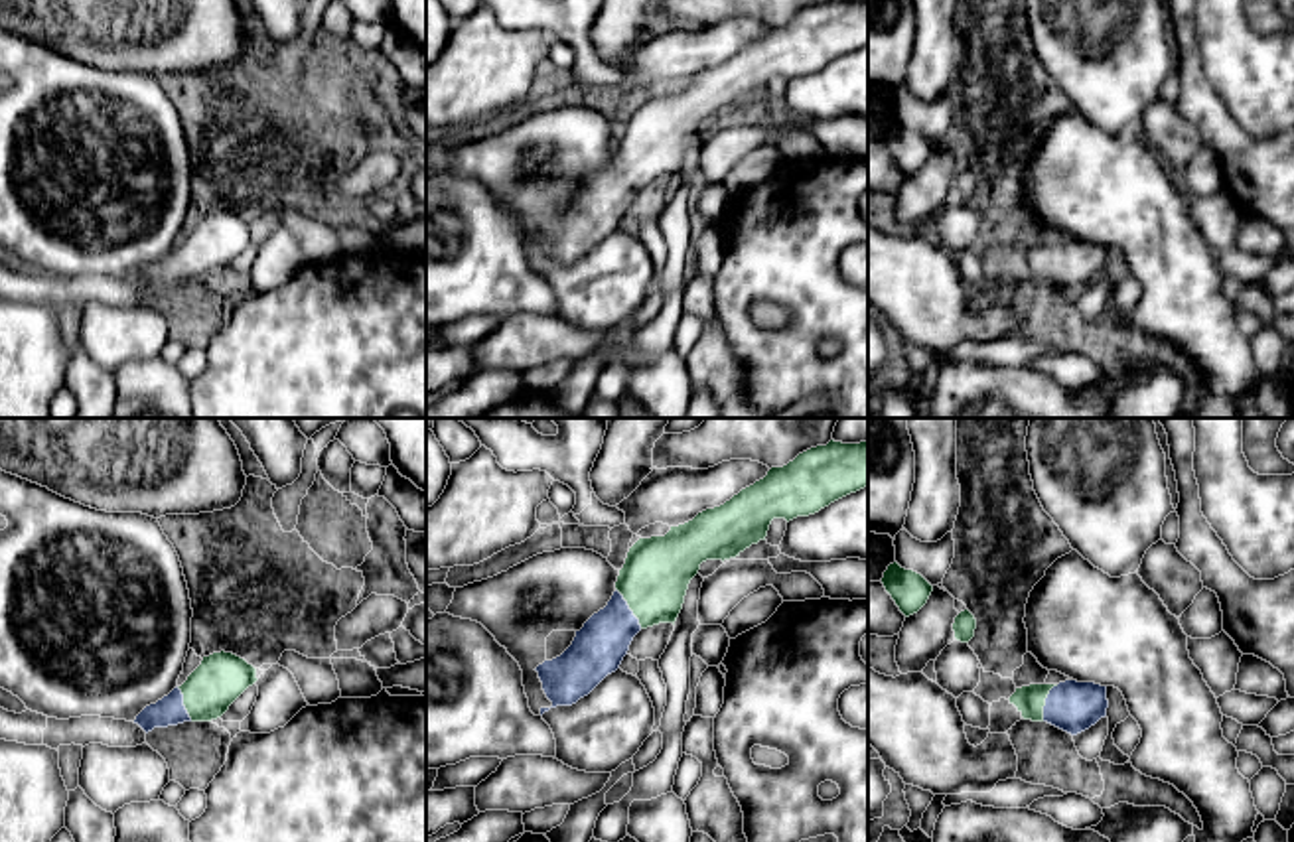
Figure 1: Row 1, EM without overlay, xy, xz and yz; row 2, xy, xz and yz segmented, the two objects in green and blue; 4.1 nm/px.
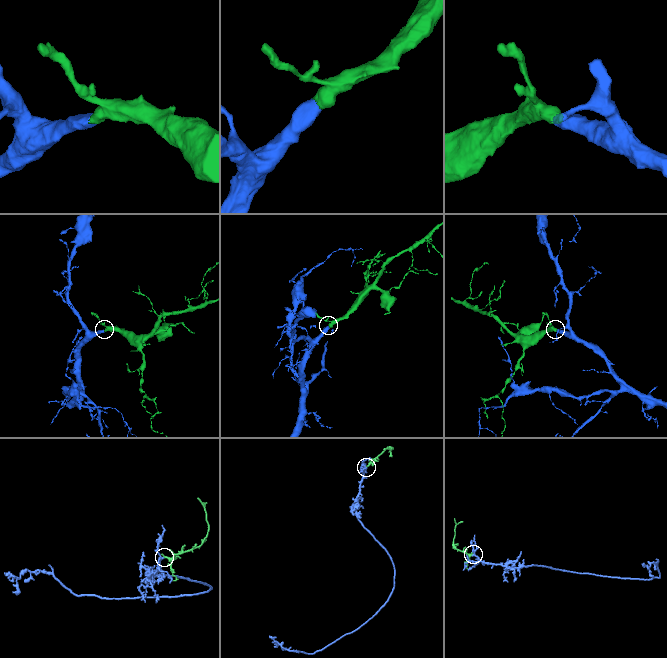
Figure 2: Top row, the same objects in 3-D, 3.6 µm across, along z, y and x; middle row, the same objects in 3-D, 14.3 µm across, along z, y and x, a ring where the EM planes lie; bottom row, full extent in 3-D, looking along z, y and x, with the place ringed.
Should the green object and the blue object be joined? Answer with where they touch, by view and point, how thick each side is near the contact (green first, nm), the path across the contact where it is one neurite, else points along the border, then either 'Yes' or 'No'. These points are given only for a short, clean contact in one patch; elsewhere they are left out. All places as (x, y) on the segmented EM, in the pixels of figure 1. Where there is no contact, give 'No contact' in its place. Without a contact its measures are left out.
Touches green at xz (630, 608). Thickness 280 nm (green) against 220 nm. Path across: xz (657, 570), (651, 586), (630, 608), (600, 645). Yes

